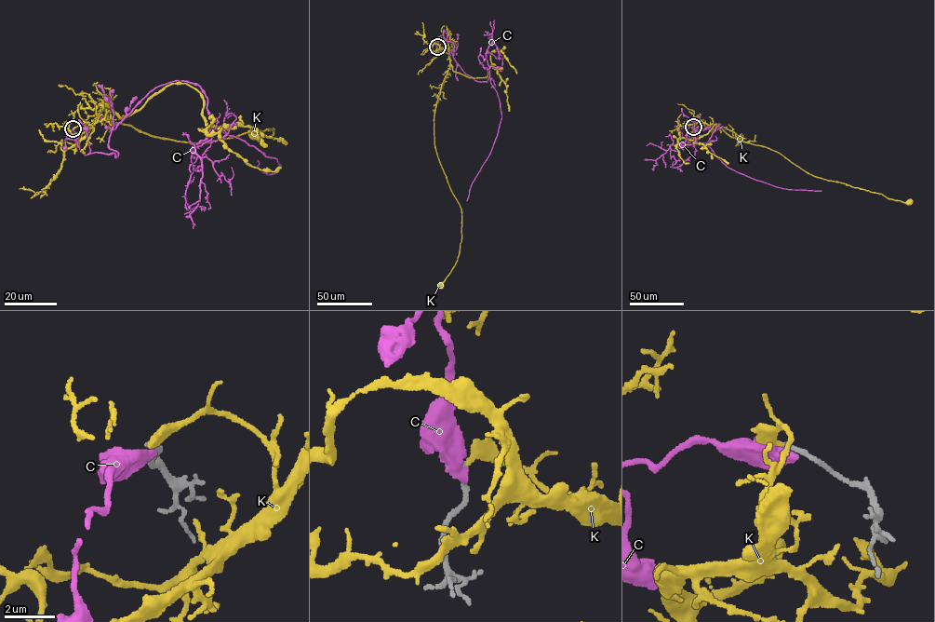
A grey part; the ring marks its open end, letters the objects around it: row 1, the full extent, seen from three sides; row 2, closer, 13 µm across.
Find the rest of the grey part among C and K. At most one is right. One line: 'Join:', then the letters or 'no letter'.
Join: K

